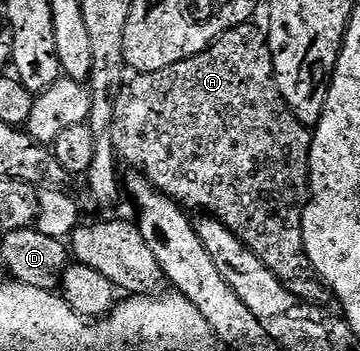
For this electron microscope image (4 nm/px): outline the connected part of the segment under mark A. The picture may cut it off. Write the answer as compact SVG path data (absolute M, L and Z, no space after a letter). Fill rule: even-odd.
M251 22L241 24L232 30L228 30L224 35L207 46L203 52L188 58L184 62L176 62L176 66L168 66L168 70L149 70L135 75L128 84L128 96L130 100L122 98L117 104L114 119L116 126L111 130L112 142L115 144L117 159L128 163L134 167L135 173L141 174L158 189L159 192L170 196L187 210L193 208L203 208L203 213L209 214L213 219L219 220L256 258L263 260L274 272L281 273L282 268L306 268L308 261L304 242L302 241L302 210L306 206L308 193L310 191L310 141L312 139L311 129L305 128L292 114L288 102L280 94L276 86L274 77L274 55L270 49L270 41L267 33L257 28L257 23Z

